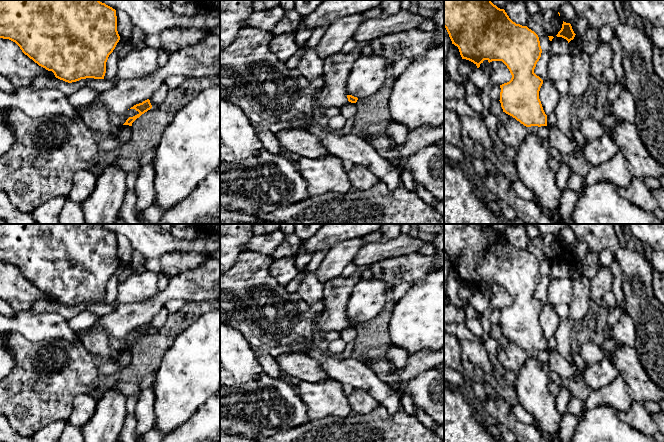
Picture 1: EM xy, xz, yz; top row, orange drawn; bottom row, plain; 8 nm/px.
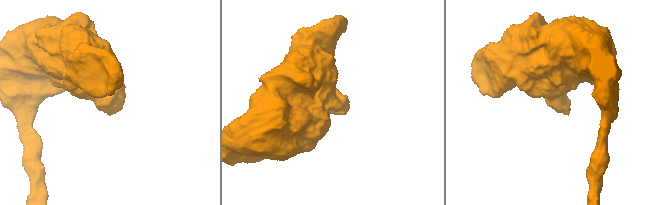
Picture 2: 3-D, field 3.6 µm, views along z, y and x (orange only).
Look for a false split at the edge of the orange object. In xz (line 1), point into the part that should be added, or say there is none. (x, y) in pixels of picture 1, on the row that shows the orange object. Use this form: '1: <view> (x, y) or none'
1: none

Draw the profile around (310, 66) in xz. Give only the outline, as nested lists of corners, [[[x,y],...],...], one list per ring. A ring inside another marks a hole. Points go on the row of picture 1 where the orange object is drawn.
[[[304,47],[300,48],[303,55],[297,66],[298,71],[307,81],[313,81],[319,77],[323,77],[323,60],[318,56],[315,48]]]

